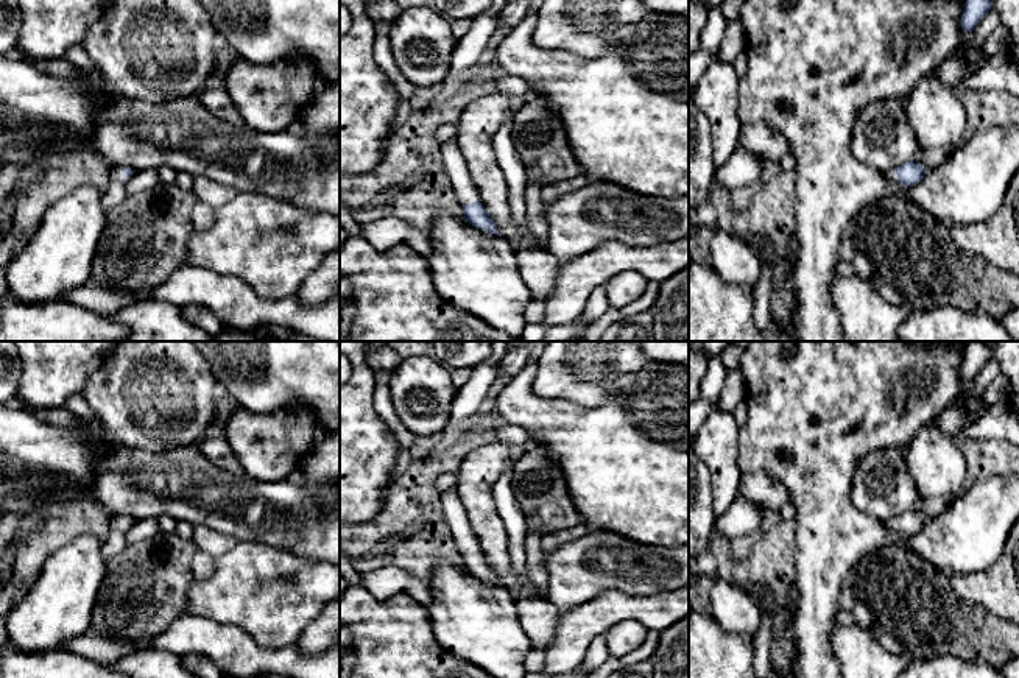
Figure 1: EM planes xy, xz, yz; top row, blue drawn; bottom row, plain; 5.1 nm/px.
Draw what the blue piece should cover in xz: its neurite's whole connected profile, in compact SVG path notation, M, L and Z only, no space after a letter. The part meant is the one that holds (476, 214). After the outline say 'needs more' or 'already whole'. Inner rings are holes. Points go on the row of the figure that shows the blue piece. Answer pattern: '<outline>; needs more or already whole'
M457 139L441 145L441 154L446 173L450 179L458 203L463 207L464 220L478 229L500 235L494 220L480 203L478 192L471 181L469 168L457 145Z; needs more

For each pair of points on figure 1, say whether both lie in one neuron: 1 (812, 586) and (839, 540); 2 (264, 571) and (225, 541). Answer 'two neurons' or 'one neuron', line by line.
1: one neuron
2: two neurons

